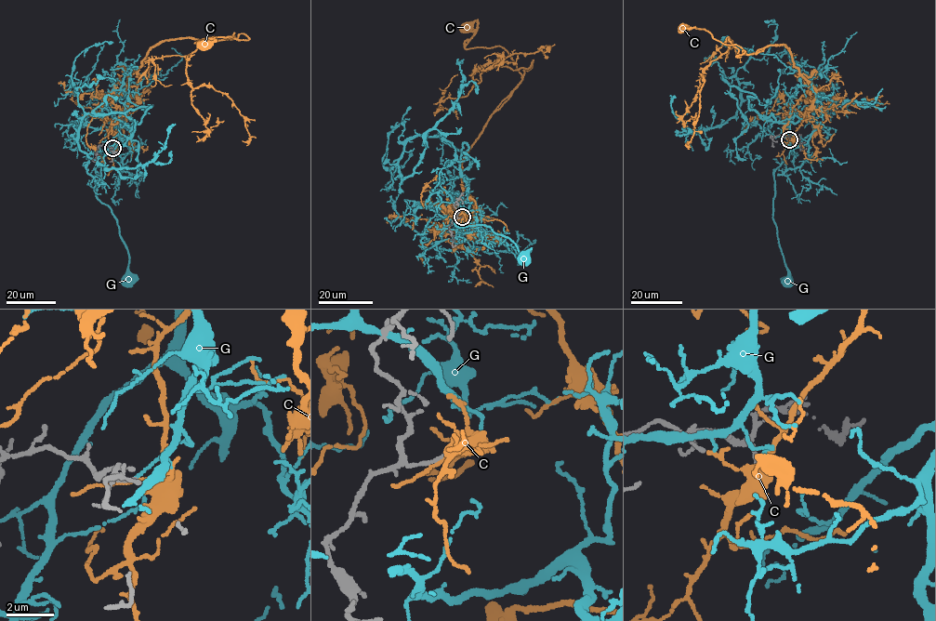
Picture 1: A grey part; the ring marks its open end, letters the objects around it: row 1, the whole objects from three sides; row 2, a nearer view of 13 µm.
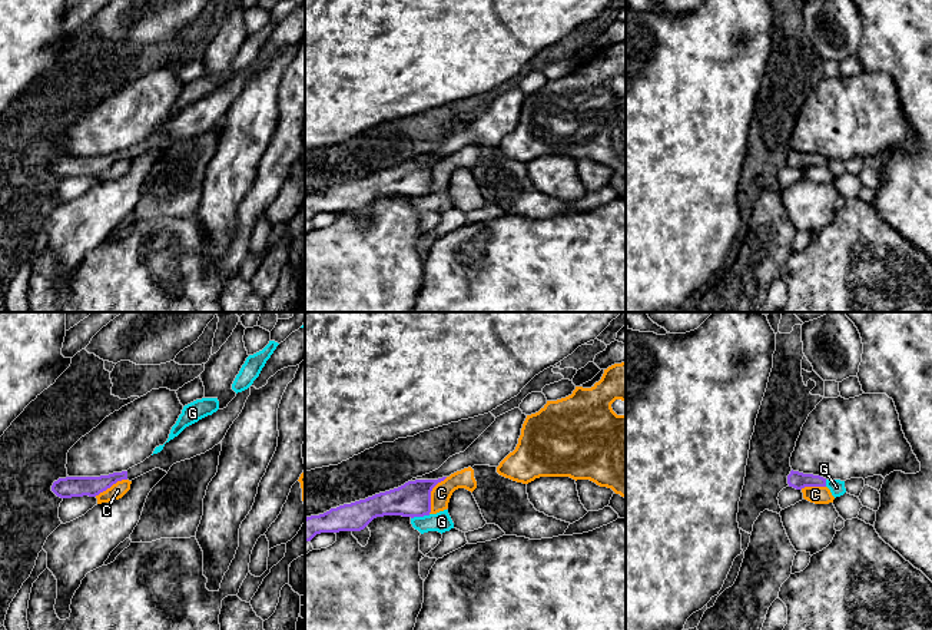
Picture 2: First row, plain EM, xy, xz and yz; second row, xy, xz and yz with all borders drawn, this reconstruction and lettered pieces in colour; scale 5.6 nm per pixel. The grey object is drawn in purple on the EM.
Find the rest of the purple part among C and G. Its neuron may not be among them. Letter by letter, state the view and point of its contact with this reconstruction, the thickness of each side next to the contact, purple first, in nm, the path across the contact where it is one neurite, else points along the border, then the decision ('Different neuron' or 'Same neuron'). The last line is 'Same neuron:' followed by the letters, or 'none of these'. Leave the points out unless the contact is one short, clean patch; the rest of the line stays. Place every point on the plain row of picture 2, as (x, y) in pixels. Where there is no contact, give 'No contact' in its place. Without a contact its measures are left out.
C: Touches purple at xz (430, 173). Thickness 200 nm (purple) against 110 nm. Boundary: xz (447, 156), (433, 168), (431, 189), (428, 192). Different neuron
G: Touches purple at xz (420, 195). Thickness 200 nm (purple) against 120 nm. Boundary: xz (430, 194), (411, 198). Different neuron
Same neuron: none of these

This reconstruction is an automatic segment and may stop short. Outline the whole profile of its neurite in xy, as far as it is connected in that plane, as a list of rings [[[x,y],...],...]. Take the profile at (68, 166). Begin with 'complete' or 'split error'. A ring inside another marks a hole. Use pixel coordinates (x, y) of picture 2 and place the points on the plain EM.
split error | [[[251,66],[238,72],[226,87],[218,89],[212,94],[186,106],[178,116],[166,122],[160,132],[150,135],[143,142],[129,147],[127,150],[100,156],[59,158],[53,162],[52,170],[60,178],[83,175],[96,176],[117,160],[132,160],[155,147],[160,147],[168,152],[173,143],[205,133],[222,122],[230,105],[242,92],[249,74]]]

